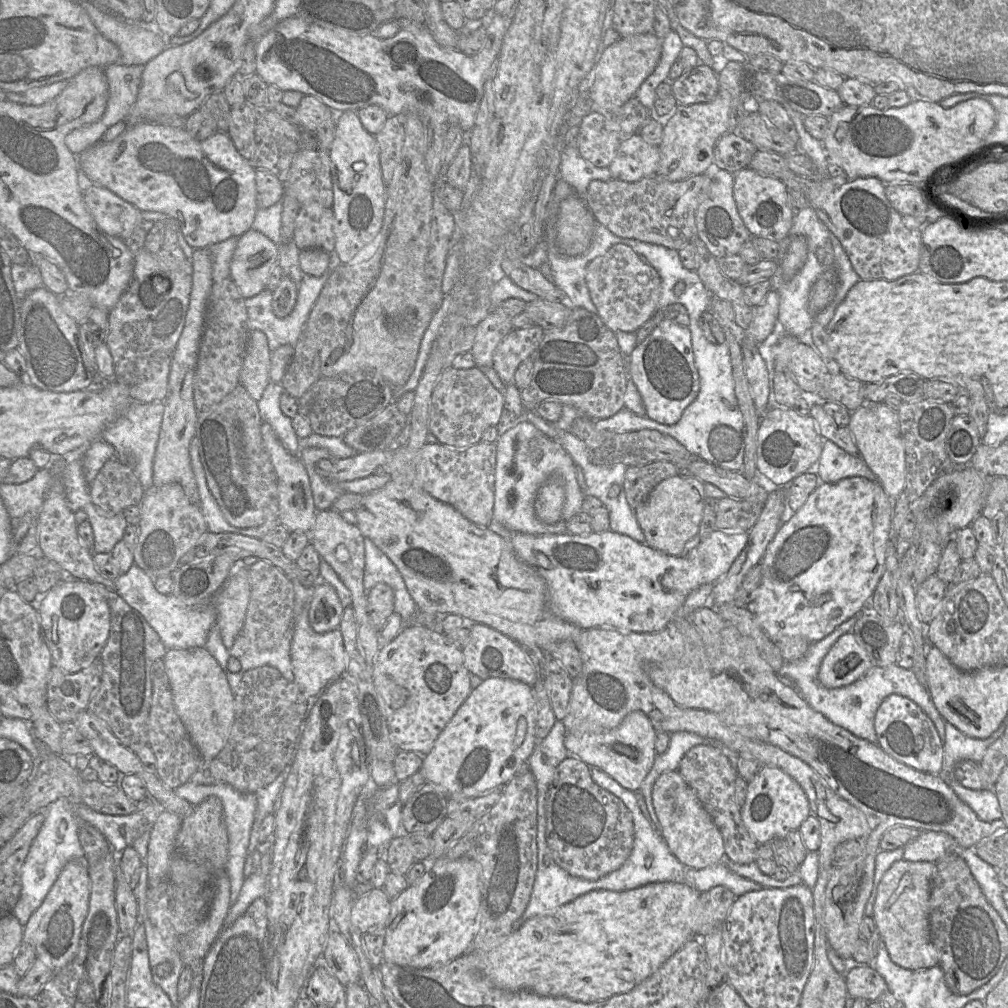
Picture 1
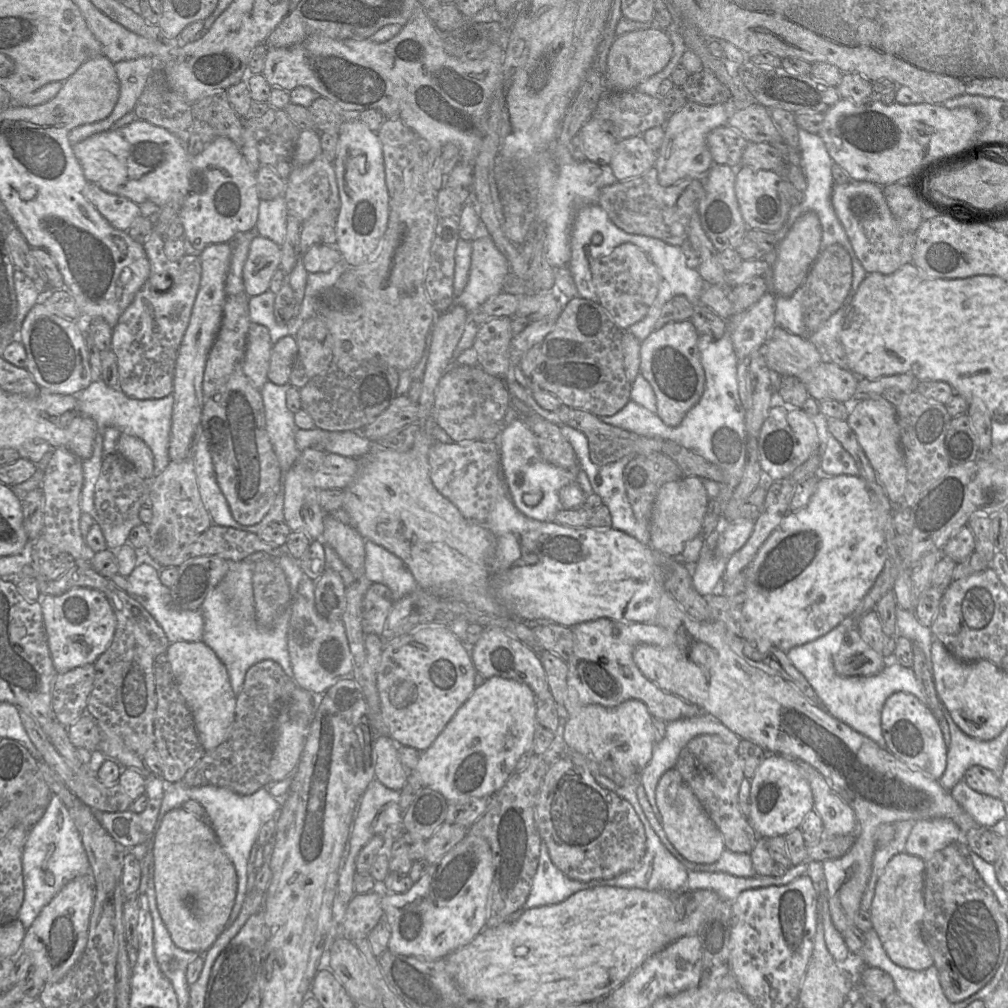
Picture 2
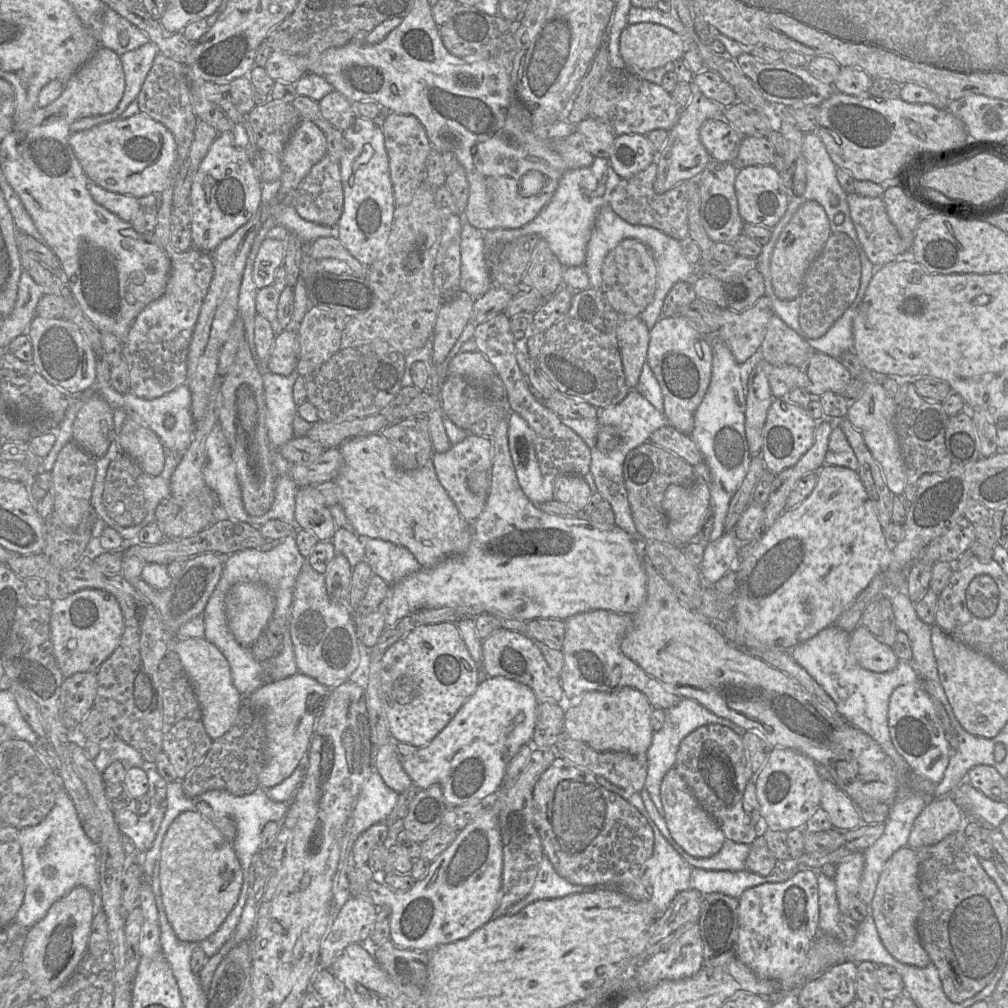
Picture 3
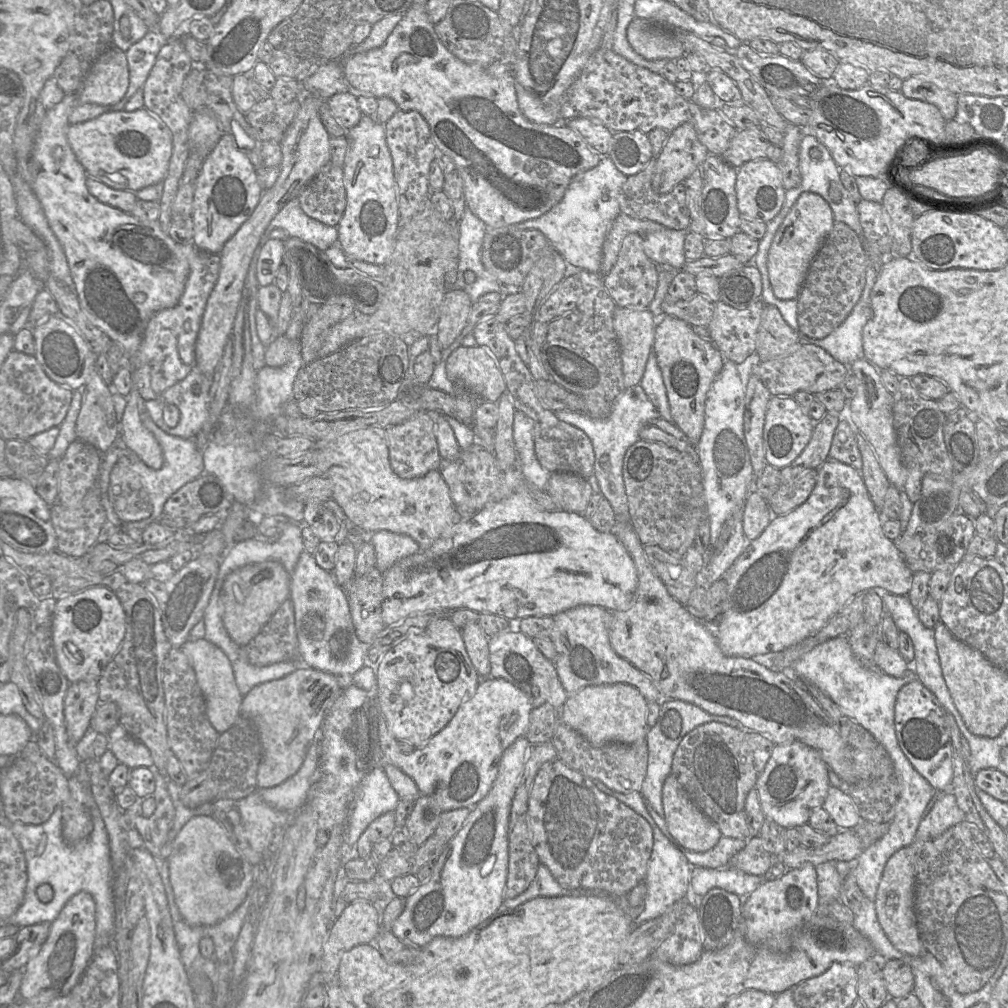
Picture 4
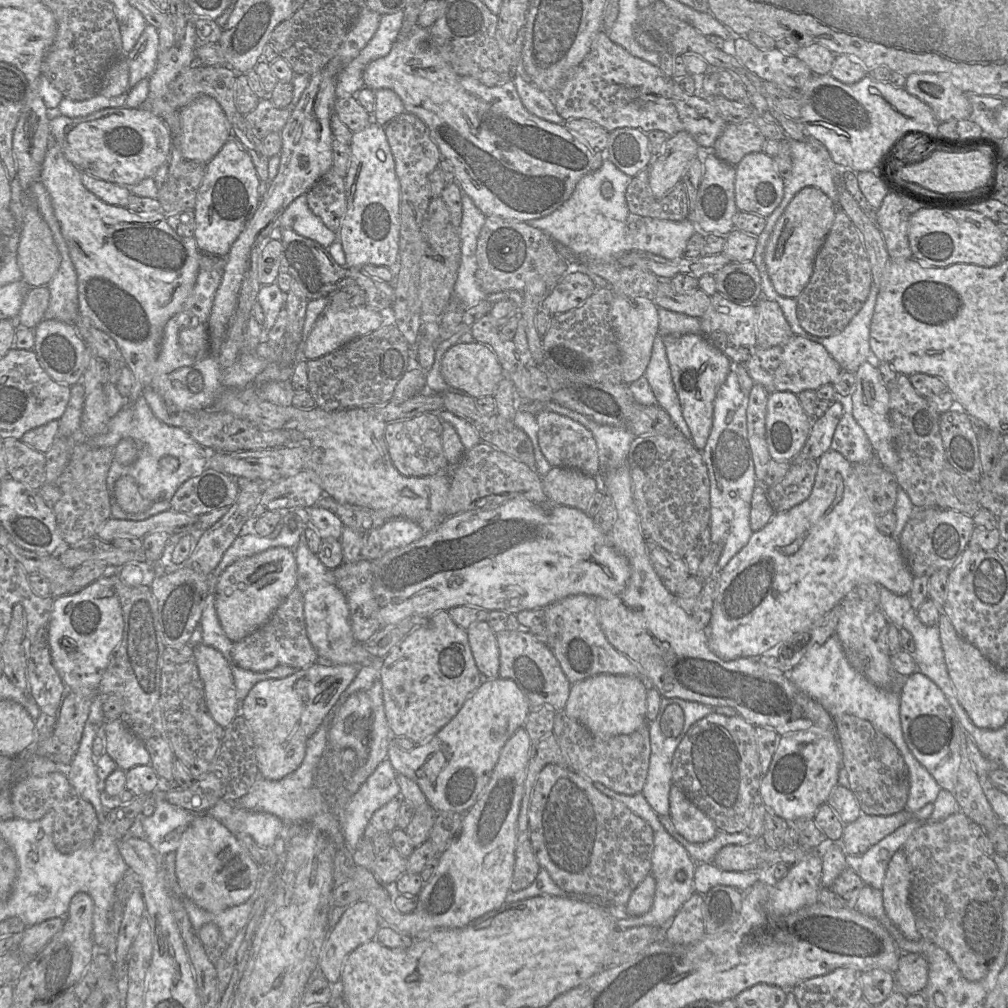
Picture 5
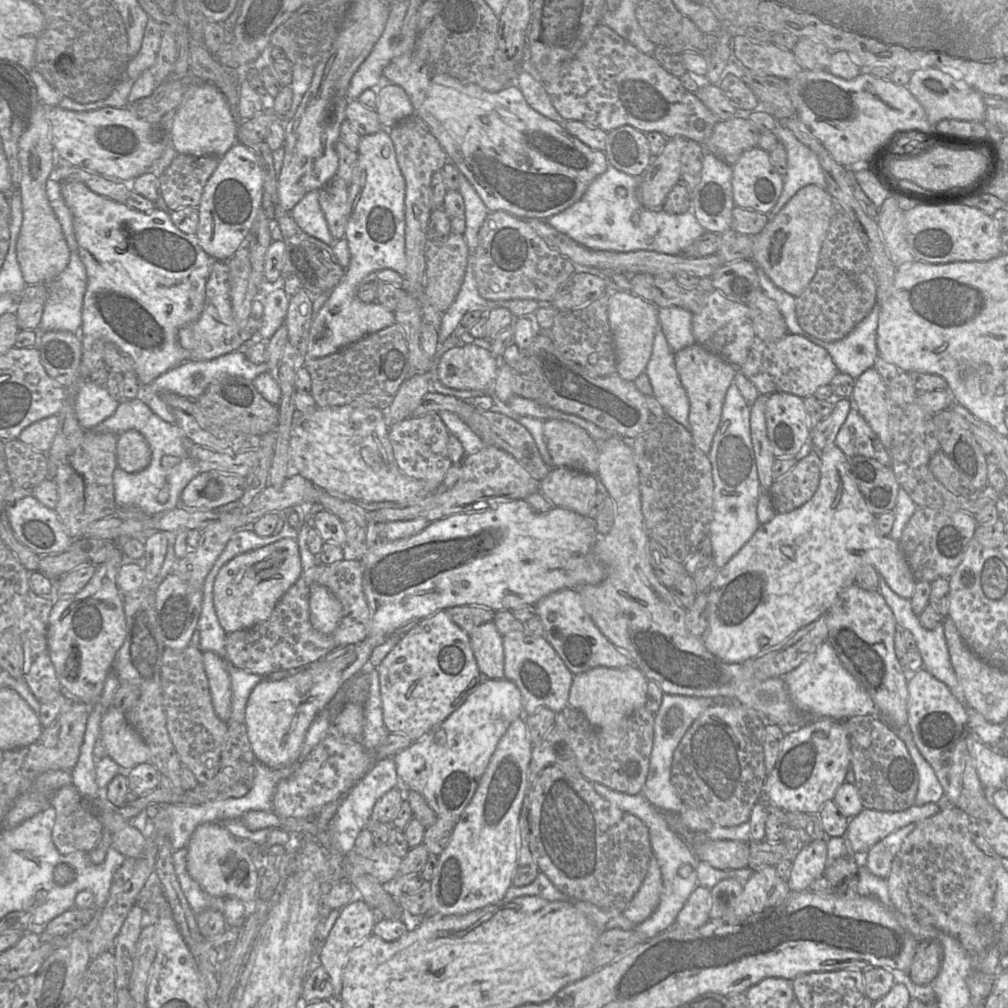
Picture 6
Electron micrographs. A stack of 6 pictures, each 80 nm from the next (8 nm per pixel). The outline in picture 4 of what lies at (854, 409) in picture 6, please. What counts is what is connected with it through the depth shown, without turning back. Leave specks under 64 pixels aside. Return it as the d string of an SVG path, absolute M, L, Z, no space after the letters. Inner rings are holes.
M840 420L829 450L829 458L848 464L860 471L862 457L857 444L856 433L860 432L854 422Z

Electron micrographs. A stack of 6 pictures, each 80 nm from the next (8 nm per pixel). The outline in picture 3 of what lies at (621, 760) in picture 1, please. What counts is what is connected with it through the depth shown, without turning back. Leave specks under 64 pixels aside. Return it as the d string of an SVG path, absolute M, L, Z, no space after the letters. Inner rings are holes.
M631 687L612 692L585 692L564 712L563 732L597 752L646 753L654 733L650 724L652 708L647 697Z

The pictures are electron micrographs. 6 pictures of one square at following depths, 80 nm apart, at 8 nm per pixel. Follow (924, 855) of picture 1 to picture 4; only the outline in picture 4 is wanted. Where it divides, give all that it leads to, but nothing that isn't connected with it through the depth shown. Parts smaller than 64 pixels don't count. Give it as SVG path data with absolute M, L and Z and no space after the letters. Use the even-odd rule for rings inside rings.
M952 793L940 794L930 811L921 819L915 840L934 839L951 826L962 821L964 821L964 813L959 808L955 796Z

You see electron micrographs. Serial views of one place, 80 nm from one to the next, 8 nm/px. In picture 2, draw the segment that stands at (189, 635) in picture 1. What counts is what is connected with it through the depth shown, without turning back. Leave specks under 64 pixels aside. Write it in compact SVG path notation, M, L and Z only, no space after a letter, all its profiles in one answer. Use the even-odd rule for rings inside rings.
M146 547L137 550L139 564L127 577L129 582L129 592L158 622L164 630L170 643L178 641L202 641L204 619L200 609L180 610L172 606L170 588L164 586L159 578L160 571L163 569L155 563L147 554Z

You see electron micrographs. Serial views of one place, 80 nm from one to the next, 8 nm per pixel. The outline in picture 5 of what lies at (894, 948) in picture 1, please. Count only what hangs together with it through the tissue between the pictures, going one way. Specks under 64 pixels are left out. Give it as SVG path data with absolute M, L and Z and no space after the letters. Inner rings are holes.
M903 849L892 856L881 888L883 907L888 918L898 926L910 941L922 939L910 905L910 868Z

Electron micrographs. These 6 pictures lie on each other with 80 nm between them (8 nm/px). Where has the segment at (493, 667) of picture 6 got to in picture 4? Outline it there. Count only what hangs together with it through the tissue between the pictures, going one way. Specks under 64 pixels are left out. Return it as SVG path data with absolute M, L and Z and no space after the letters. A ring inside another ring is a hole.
M477 622L469 623L461 629L465 648L480 677L490 677L489 638Z

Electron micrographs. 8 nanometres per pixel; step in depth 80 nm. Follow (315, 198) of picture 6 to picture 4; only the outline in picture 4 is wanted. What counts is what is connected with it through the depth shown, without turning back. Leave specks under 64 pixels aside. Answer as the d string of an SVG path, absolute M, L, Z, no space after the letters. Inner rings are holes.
M298 198L290 200L278 212L267 227L266 233L275 228L281 228L288 236L299 238L322 251L338 244L337 227L325 225L306 215L300 207Z

